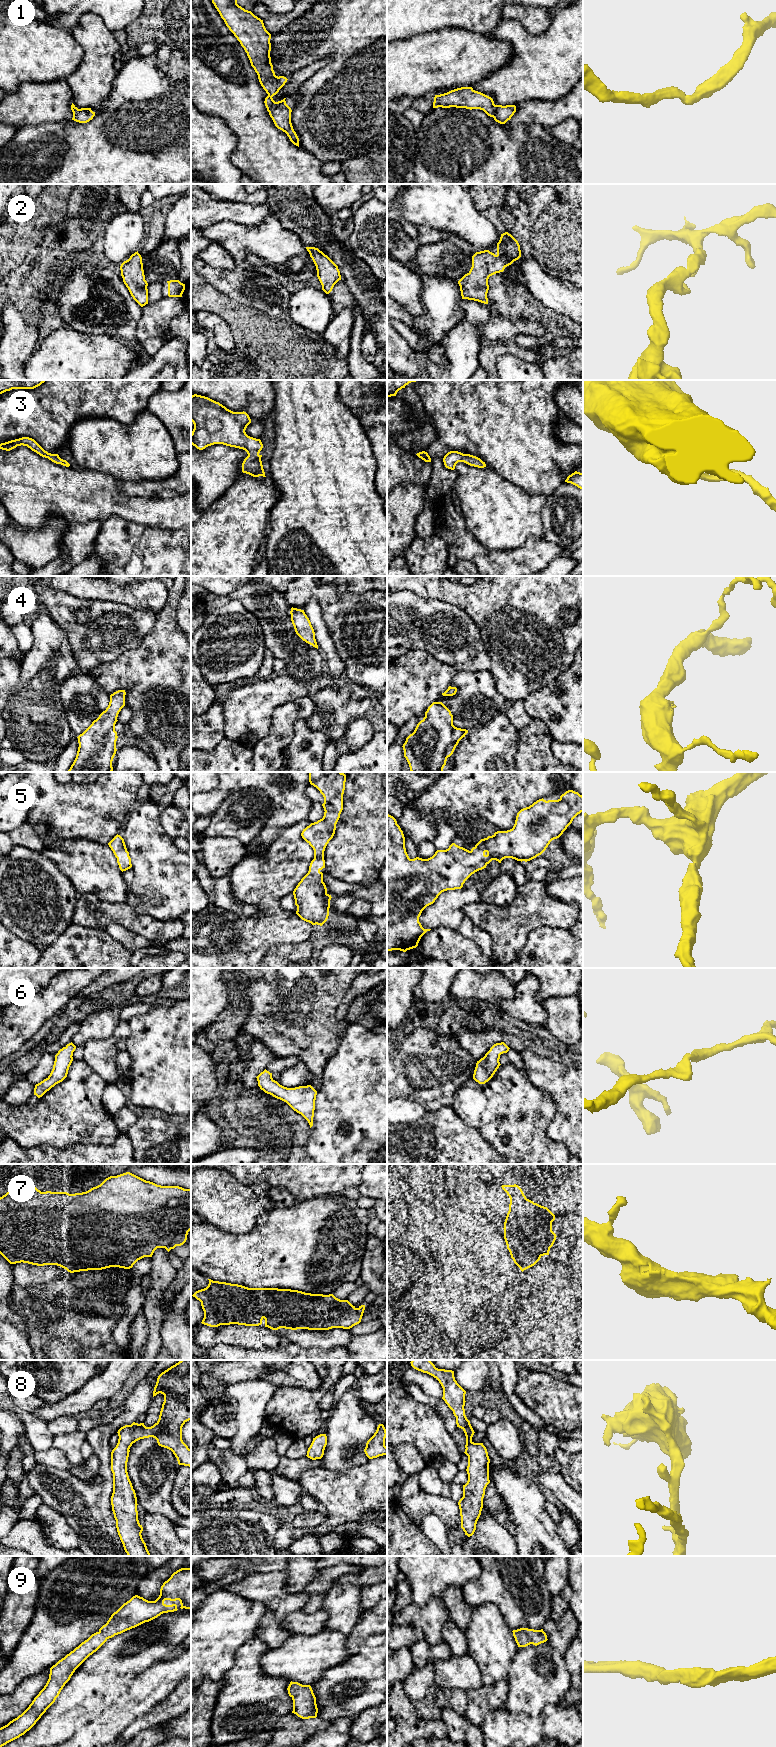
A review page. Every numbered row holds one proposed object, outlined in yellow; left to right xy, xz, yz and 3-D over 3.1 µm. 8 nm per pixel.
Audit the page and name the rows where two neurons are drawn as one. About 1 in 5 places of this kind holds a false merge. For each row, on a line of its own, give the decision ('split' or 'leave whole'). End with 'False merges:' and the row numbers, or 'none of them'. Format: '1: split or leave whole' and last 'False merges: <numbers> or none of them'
1: leave whole
2: leave whole
3: leave whole
4: leave whole
5: leave whole
6: leave whole
7: leave whole
8: leave whole
9: leave whole
False merges: none of them

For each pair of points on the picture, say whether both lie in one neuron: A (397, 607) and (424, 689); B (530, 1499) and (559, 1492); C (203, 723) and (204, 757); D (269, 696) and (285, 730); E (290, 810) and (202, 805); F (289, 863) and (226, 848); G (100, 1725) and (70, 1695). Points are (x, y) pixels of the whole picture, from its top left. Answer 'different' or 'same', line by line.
A: different
B: different
C: different
D: different
E: same
F: different
G: different

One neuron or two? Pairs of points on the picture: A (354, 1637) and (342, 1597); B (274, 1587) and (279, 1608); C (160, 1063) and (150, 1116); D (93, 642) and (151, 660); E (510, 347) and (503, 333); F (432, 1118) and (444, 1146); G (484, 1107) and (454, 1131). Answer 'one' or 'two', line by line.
A: two
B: one
C: two
D: two
E: two
F: one
G: two

